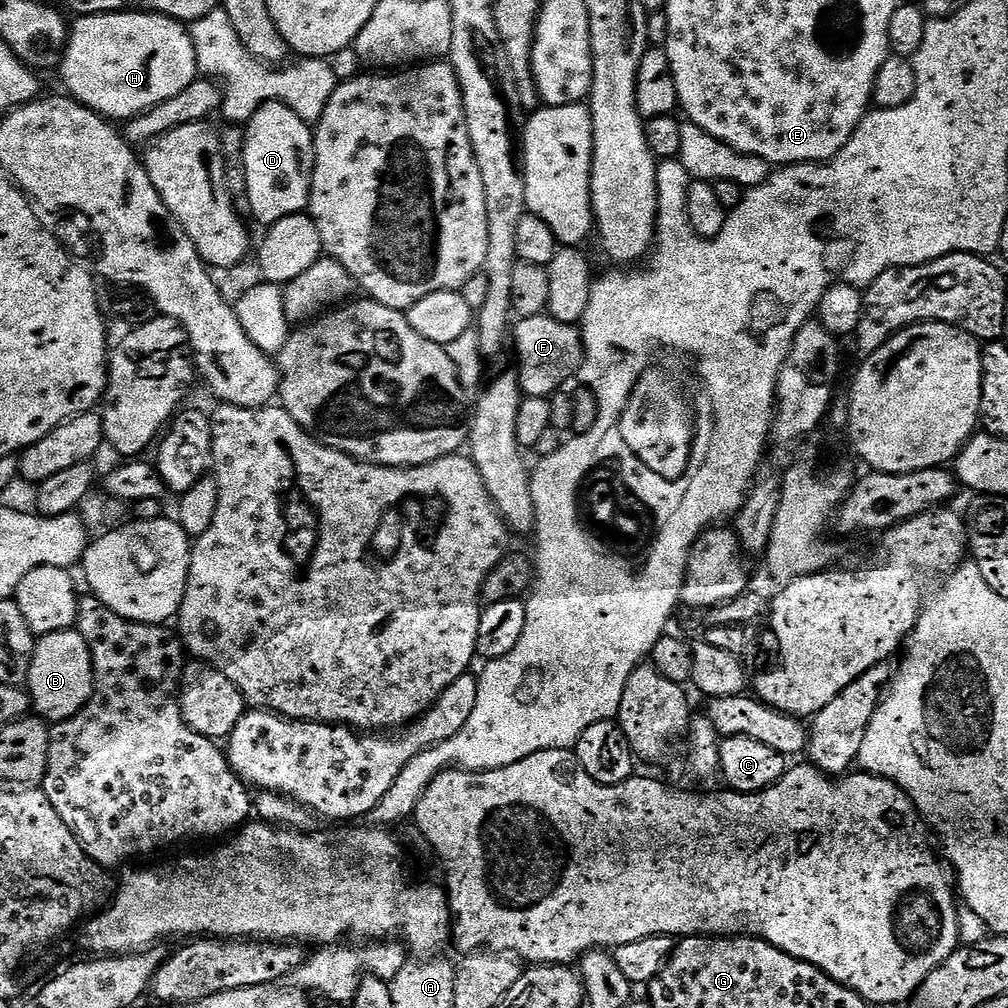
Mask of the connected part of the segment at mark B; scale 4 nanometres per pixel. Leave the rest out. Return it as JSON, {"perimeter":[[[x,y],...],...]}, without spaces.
{"perimeter":[[[55,632],[37,639],[30,662],[26,691],[30,697],[31,707],[45,721],[69,720],[70,717],[78,715],[94,691],[92,655],[79,632]]]}

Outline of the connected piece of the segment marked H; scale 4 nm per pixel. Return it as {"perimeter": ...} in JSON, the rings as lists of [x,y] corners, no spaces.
{"perimeter":[[[136,11],[104,12],[100,16],[79,17],[75,21],[77,24],[71,25],[62,63],[58,68],[58,72],[64,75],[67,95],[112,122],[127,122],[141,116],[146,110],[166,102],[166,98],[182,94],[182,90],[186,90],[186,86],[198,78],[191,31],[179,20],[161,16],[158,12]]]}

